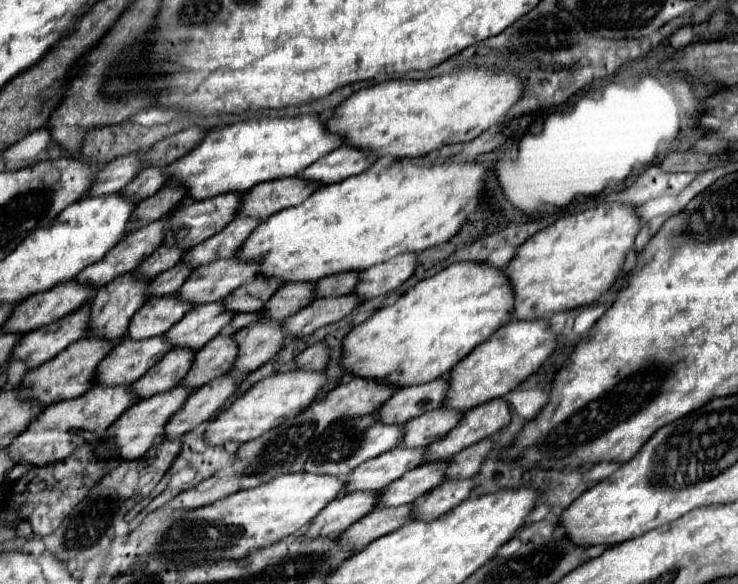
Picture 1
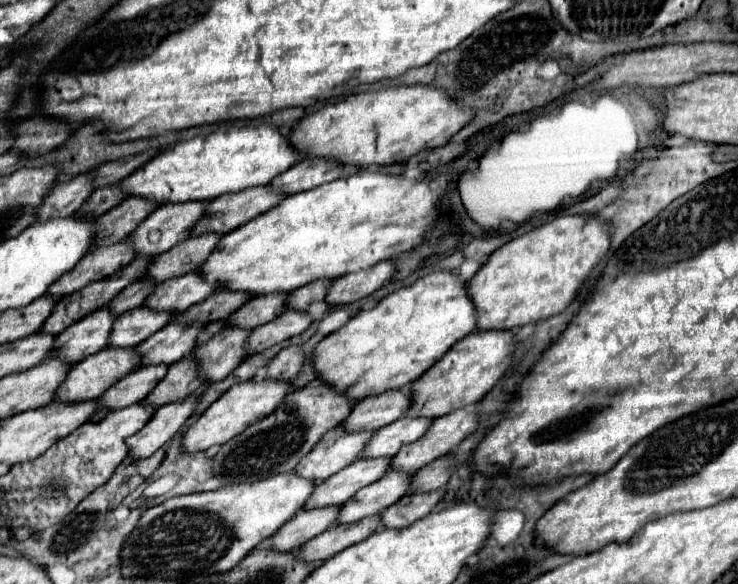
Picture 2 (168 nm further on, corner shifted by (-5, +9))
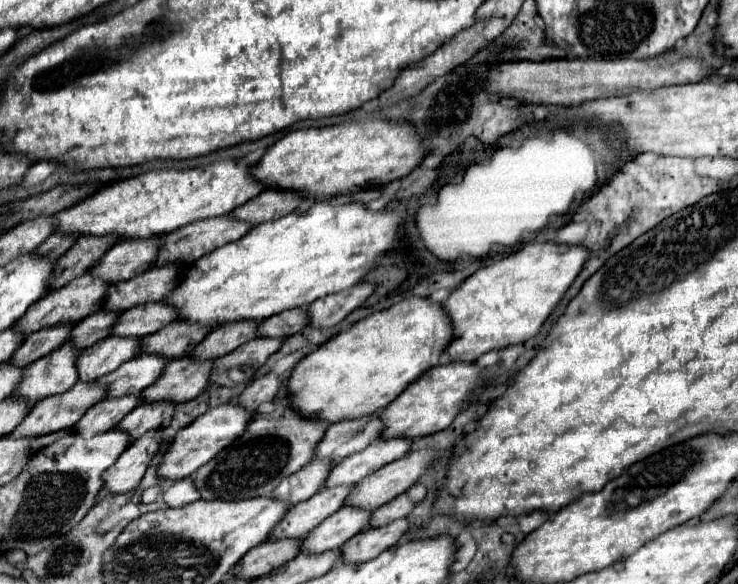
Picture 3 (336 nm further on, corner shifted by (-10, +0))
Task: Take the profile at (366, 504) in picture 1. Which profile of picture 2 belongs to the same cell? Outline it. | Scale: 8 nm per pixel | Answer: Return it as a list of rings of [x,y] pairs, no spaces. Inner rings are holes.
[[[327,506],[317,510],[301,510],[293,520],[287,520],[275,534],[269,538],[267,546],[273,550],[293,550],[309,542],[313,536],[325,532],[335,524],[335,518],[339,514],[339,506]]]

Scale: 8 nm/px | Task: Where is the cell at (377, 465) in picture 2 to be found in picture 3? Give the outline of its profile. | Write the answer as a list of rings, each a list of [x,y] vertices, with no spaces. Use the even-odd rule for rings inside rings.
[[[338,485],[338,487],[326,487],[320,489],[318,495],[296,503],[290,513],[286,513],[286,519],[282,519],[282,525],[274,529],[270,539],[276,537],[306,537],[314,527],[318,527],[326,517],[334,515],[338,509],[344,507],[344,501],[350,497],[356,485]]]

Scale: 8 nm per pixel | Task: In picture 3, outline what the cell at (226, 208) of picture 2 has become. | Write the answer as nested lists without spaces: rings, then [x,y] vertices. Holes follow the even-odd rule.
[[[222,215],[222,217],[210,217],[206,221],[194,221],[190,225],[184,225],[182,229],[176,229],[172,233],[168,233],[164,237],[164,247],[160,249],[160,257],[156,261],[156,265],[164,265],[166,261],[186,261],[192,263],[192,261],[198,261],[200,257],[212,253],[214,249],[226,245],[226,243],[232,243],[232,241],[238,241],[240,237],[244,237],[254,225],[246,223],[246,221],[240,221],[236,217],[230,217],[230,215]]]

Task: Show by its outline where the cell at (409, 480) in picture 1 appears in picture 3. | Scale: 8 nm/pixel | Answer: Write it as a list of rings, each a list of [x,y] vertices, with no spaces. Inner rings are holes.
[[[342,507],[306,537],[306,551],[324,553],[326,549],[340,549],[350,537],[368,527],[372,513],[372,509]]]

